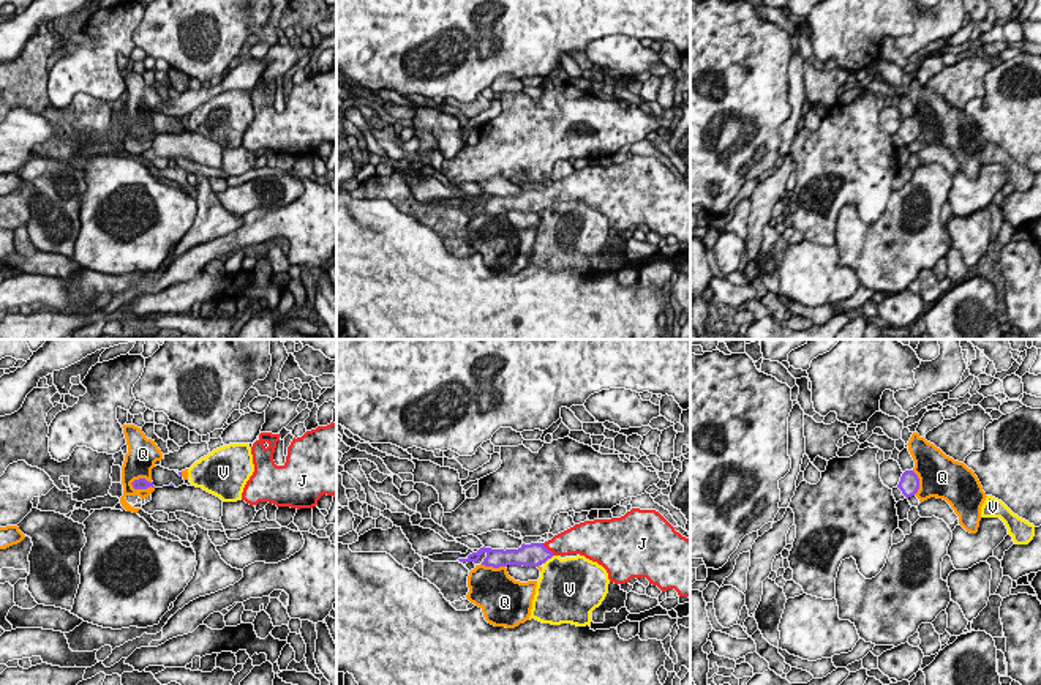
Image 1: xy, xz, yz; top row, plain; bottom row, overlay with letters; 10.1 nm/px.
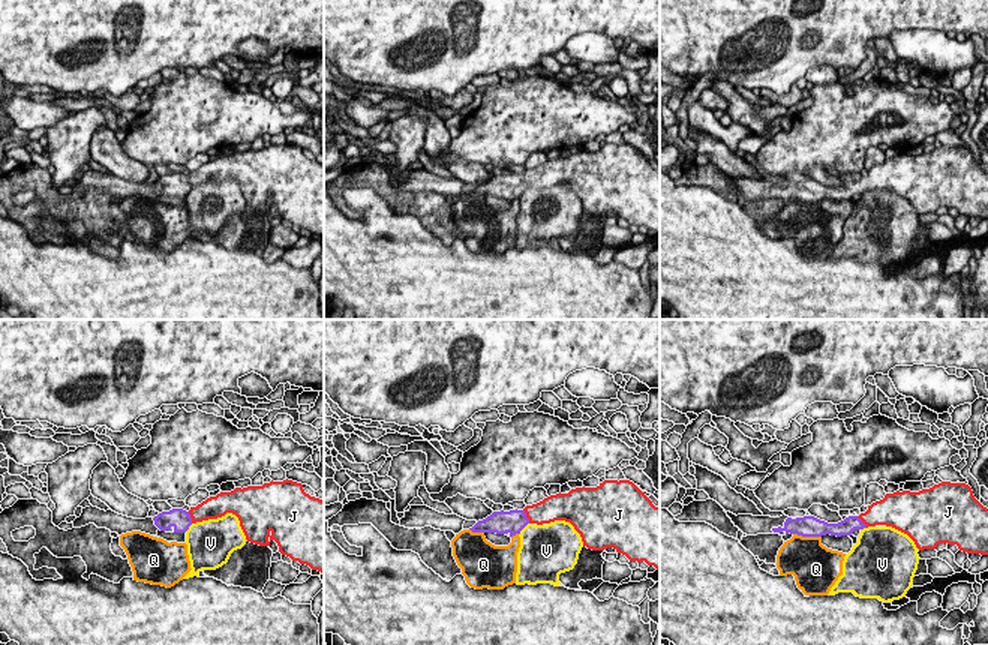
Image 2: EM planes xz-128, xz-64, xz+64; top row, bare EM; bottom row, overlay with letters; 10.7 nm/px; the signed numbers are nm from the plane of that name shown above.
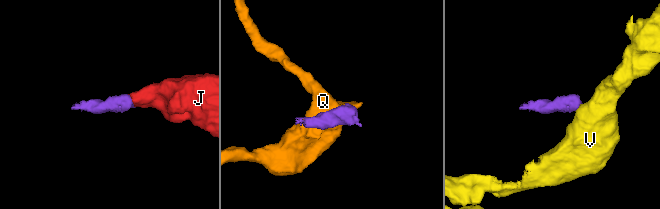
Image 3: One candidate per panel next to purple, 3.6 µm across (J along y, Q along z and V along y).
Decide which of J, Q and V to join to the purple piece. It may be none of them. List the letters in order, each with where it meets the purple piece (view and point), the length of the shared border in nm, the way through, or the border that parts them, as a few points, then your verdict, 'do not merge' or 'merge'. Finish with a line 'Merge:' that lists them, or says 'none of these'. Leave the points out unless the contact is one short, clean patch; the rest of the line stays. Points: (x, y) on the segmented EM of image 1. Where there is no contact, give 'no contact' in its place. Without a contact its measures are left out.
J: xz (547, 550) | 170 nm | across xz (533, 554), (547, 550), (569, 542) | merge
Q: xy (142, 488) | 260 nm | along xy (130, 483), (135, 488), (154, 488) | do not merge
V: xz (548, 557) | 140 nm | along xz (553, 556), (544, 564) | do not merge
Merge: J

